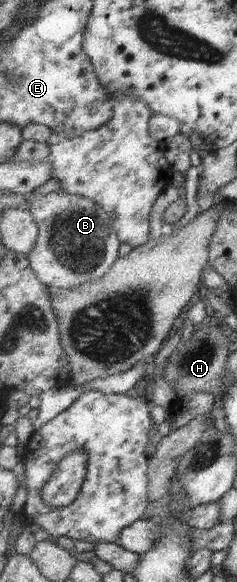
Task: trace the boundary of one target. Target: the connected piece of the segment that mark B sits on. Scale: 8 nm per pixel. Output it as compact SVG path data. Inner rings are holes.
M61 191L27 195L30 212L39 226L39 237L29 253L33 271L49 287L77 290L89 282L105 278L120 258L121 242L110 215L92 199Z

